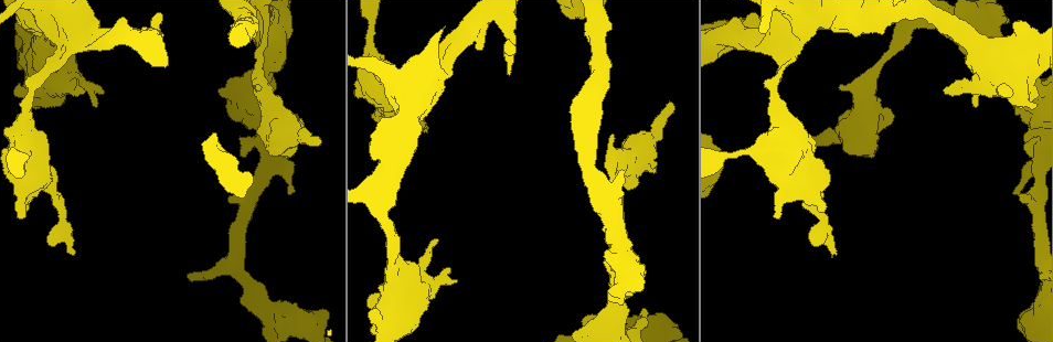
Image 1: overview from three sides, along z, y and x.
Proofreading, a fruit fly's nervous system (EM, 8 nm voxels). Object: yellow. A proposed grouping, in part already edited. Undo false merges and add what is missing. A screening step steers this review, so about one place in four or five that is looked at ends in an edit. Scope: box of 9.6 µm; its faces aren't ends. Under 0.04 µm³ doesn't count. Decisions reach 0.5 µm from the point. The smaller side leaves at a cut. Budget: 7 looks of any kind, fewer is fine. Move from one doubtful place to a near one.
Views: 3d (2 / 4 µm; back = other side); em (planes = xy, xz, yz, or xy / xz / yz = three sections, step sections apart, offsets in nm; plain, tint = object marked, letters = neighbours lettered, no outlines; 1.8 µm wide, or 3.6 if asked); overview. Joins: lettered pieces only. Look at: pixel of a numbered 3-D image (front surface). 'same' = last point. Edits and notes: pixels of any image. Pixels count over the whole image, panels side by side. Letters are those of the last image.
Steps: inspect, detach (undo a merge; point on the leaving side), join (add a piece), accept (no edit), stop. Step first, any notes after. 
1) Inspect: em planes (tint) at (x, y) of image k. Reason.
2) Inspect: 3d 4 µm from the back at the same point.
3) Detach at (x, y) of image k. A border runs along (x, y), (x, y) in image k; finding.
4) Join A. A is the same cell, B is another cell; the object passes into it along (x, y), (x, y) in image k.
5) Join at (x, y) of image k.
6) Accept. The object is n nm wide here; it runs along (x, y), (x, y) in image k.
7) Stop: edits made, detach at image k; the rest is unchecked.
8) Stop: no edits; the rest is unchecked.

Inspect: 3d 4 µm at (394, 291) of image 1. Calibre changes.

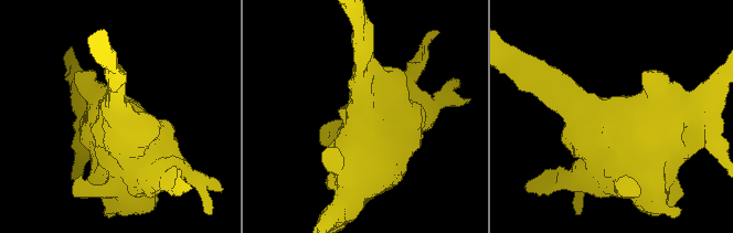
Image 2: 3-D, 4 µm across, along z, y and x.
Inspect: em xz step 8 (tint) at (613, 132) of image 2.

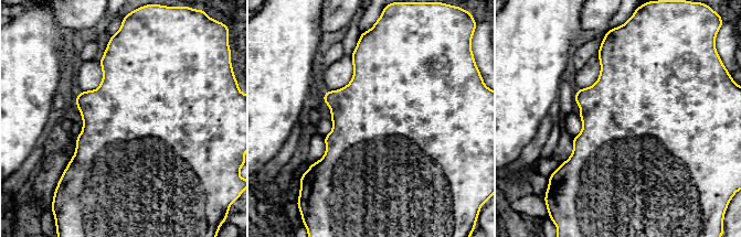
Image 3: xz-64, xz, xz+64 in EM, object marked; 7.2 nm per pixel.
Inspect: em planes (letters) at the same point.

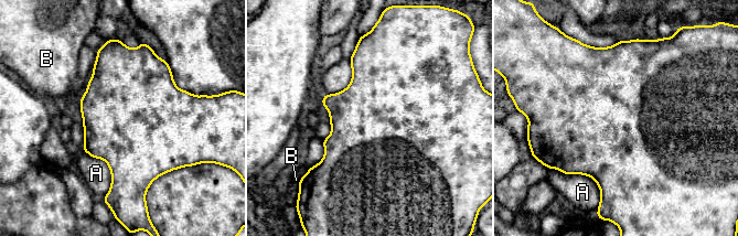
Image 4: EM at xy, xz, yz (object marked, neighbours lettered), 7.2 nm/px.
Accept. A and B are other cells; all the same neuron.

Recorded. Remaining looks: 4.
Inspect: em 3.6 µm planes (letters) at (610, 330) of image 1. Calibre changes.

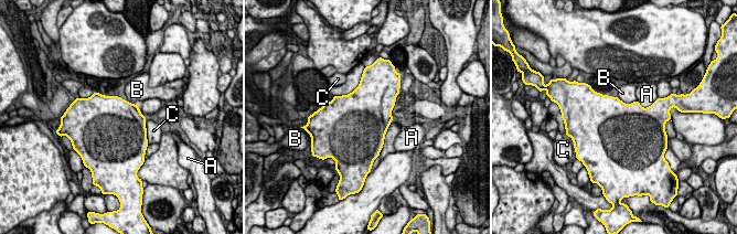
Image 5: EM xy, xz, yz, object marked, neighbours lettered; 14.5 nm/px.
Accept. A, B and C are other cells; a border runs along (618, 96), (626, 103), (637, 100) in image 5; continuous, no second neuron.

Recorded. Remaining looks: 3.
Inspect: em planes (plain) at (369, 25) of image 1. Narrows sharply.

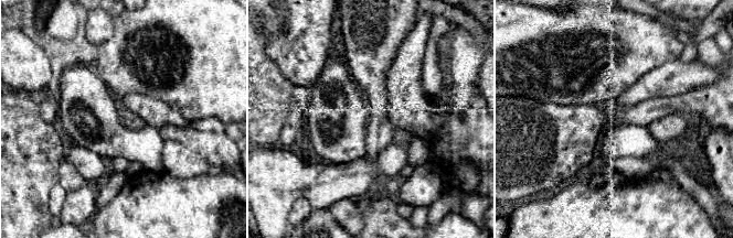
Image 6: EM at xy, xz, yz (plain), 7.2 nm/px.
Inspect: em planes (letters) at the same point.

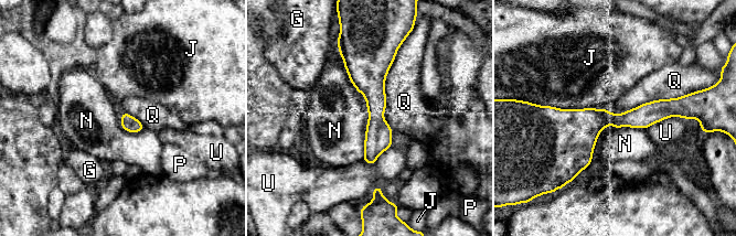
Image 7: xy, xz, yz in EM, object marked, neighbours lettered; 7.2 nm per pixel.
Accept. G, J, N, P, Q and U are other cells; continuous, no second neuron.

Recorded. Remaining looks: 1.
Stop: no edits; the rest is unchecked.

